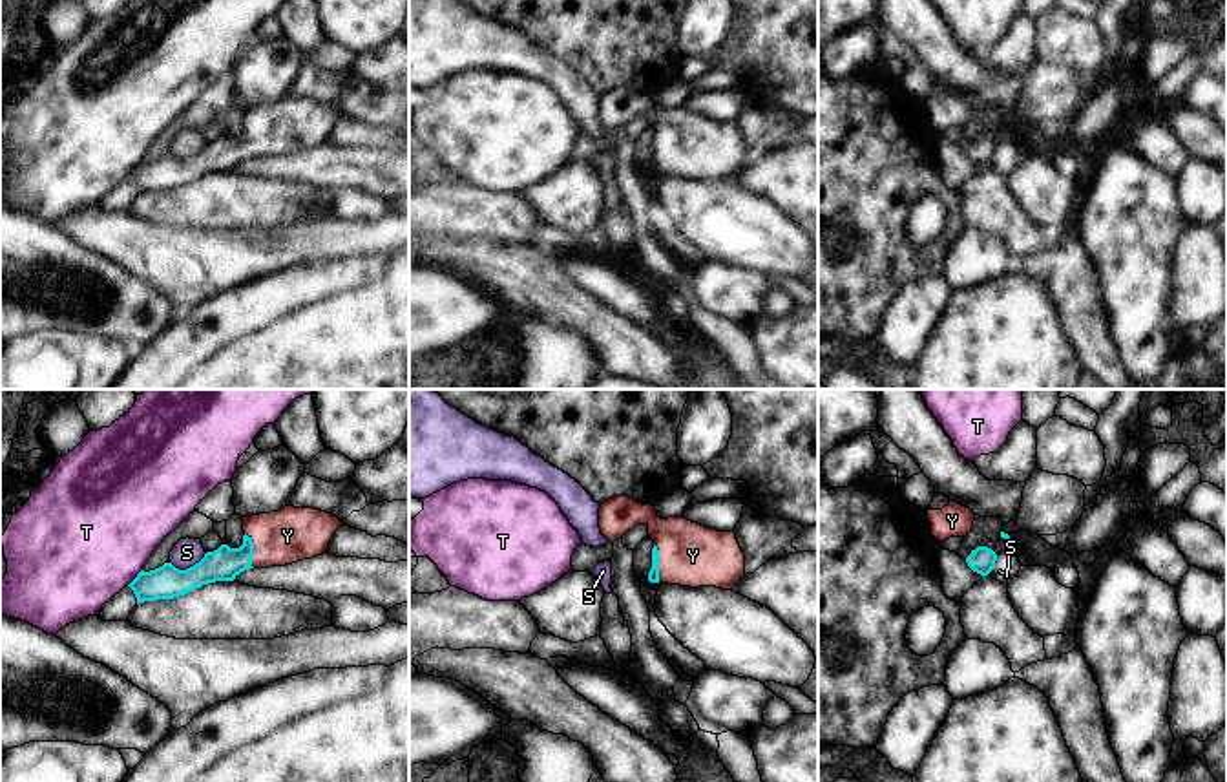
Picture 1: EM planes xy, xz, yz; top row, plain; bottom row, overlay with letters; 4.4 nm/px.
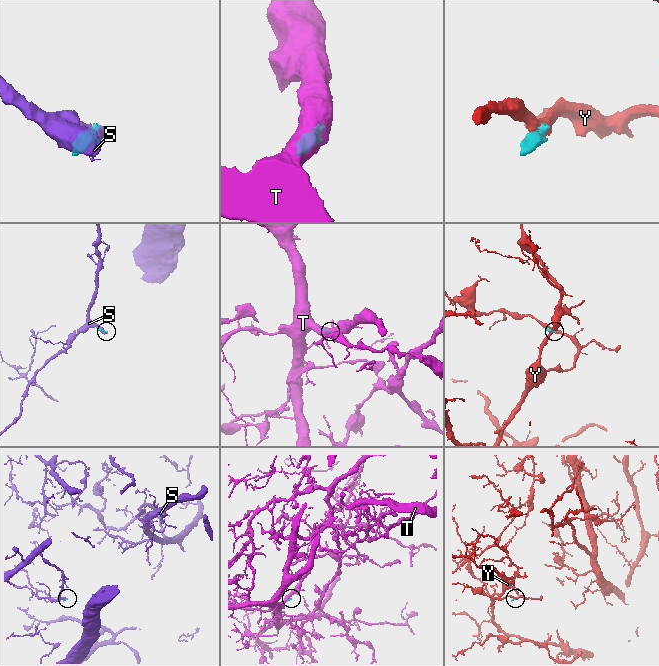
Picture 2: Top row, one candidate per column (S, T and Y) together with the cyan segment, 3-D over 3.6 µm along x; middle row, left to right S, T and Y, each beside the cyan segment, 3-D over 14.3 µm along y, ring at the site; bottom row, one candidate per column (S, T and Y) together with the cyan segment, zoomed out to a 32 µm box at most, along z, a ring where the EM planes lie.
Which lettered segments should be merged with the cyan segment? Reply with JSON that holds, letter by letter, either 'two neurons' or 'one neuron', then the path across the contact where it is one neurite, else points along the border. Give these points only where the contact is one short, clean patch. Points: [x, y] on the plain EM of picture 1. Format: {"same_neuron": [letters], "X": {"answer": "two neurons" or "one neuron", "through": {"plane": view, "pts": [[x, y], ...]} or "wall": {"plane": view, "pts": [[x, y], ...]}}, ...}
{"same_neuron": ["Y"], "S": {"answer": "two neurons"}, "T": {"answer": "two neurons"}, "Y": {"answer": "one neuron", "through": {"plane": "xz", "pts": [[654, 163], [658, 154], [692, 147]]}}}

